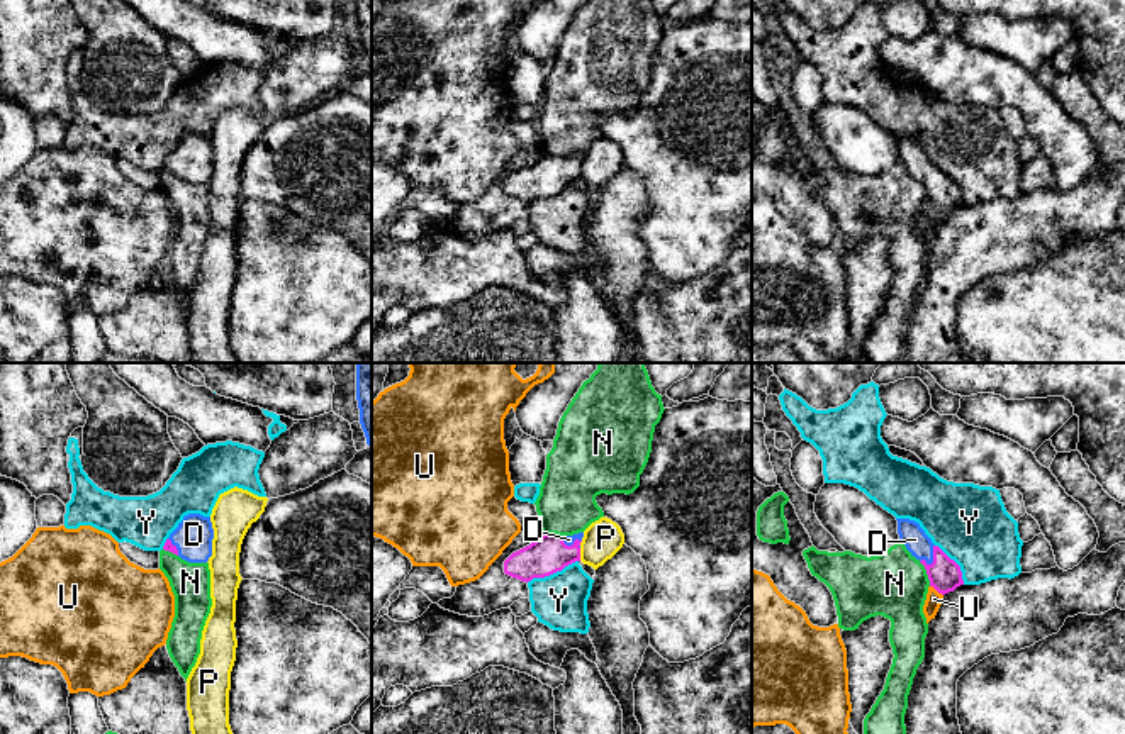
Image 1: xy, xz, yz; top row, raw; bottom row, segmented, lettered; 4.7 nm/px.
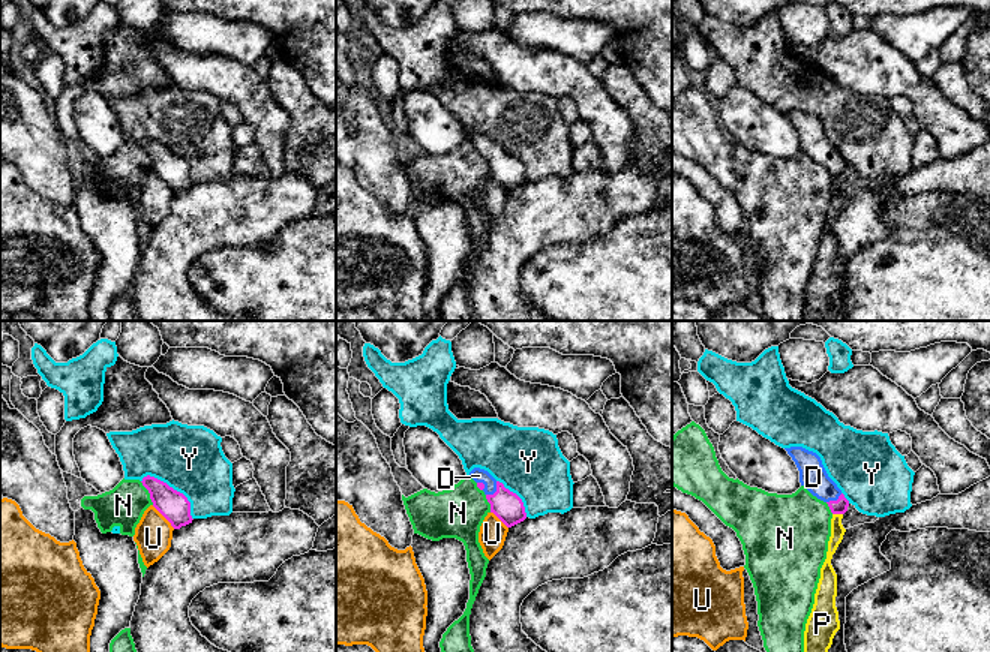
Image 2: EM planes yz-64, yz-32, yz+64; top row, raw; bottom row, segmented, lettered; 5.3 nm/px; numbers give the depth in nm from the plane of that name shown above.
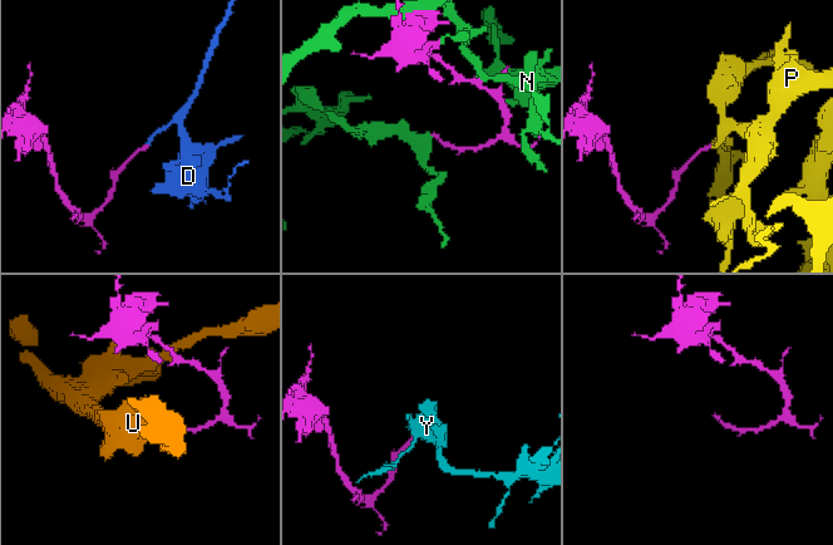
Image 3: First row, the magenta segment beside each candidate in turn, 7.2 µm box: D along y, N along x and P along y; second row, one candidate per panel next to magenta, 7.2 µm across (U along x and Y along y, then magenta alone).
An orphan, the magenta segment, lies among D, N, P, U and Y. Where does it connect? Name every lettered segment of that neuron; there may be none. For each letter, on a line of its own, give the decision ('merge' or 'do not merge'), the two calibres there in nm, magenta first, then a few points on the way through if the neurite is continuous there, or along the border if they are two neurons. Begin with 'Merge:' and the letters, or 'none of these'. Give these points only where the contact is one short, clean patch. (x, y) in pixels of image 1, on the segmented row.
Merge: D
D: merge; 160 nm thick on the magenta side, 120 nm on the other; runs through yz (944, 573), (934, 560), (915, 539)
N: do not merge; 160 nm thick on the magenta side, 320 nm on the other
P: do not merge; 180 nm thick on the magenta side, 180 nm on the other; border along xz (579, 548), (581, 560)
U: do not merge; 160 nm thick on the magenta side, 80 nm on the other
Y: do not merge; 180 nm thick on the magenta side, 260 nm on the other

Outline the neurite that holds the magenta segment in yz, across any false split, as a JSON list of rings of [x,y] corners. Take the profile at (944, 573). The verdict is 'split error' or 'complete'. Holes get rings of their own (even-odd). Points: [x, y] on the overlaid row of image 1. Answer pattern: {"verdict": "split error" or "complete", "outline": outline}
{"verdict": "split error", "outline": [[[896,520],[899,541],[925,566],[930,587],[945,595],[964,585],[960,566],[932,542],[918,522]]]}

